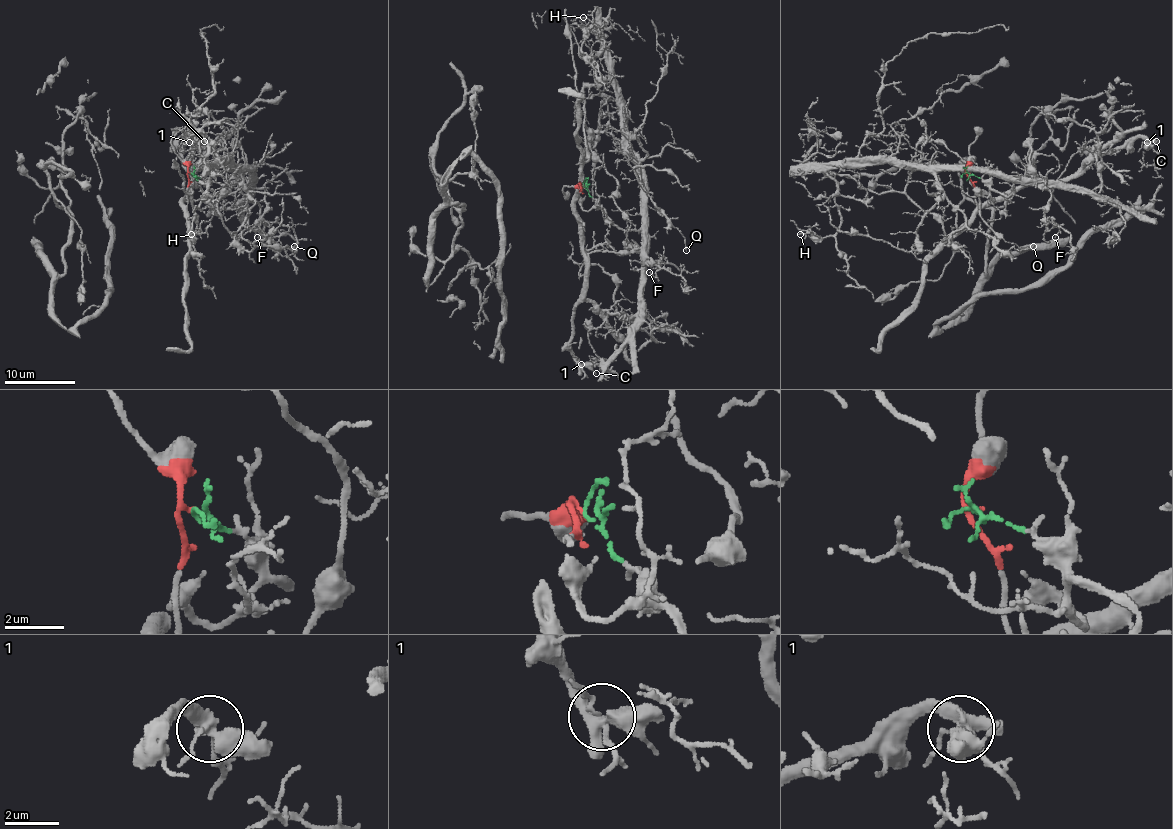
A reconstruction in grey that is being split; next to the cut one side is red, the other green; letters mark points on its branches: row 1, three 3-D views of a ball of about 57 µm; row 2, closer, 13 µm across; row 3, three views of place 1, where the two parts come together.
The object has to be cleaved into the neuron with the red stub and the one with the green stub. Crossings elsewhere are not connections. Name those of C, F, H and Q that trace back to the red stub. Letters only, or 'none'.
C

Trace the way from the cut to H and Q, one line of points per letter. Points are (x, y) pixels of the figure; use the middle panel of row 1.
H: (582, 186), (614, 224), (642, 226), (640, 159), (610, 54), (603, 44), (584, 58), (591, 23), (582, 17)
Q: (582, 186), (614, 224), (638, 230), (642, 191), (635, 154), (640, 182), (682, 235), (686, 251)

